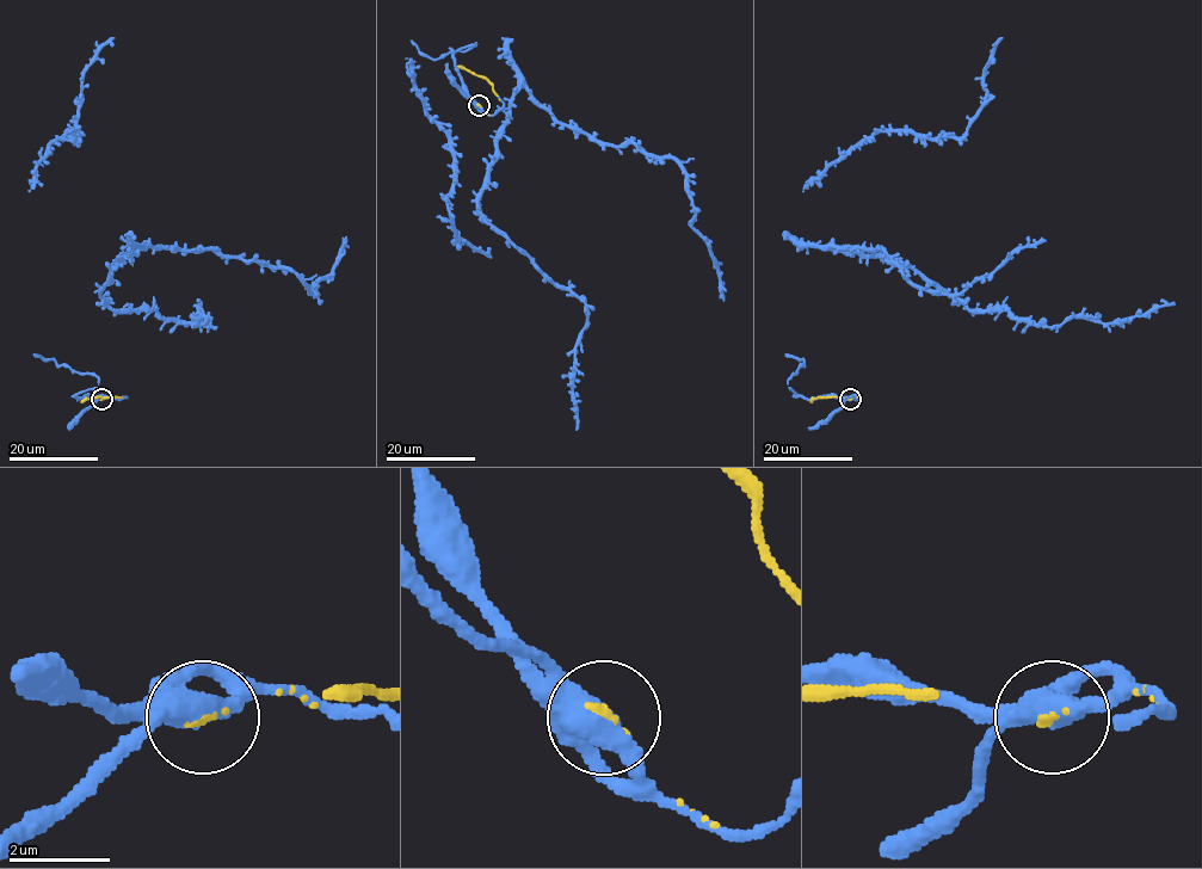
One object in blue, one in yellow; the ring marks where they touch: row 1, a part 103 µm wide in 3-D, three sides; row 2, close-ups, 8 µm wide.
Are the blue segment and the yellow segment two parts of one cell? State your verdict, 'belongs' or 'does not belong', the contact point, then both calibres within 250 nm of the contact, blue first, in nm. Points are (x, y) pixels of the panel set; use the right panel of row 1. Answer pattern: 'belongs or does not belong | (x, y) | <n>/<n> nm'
belongs | (850, 399) | 400/90 nm

